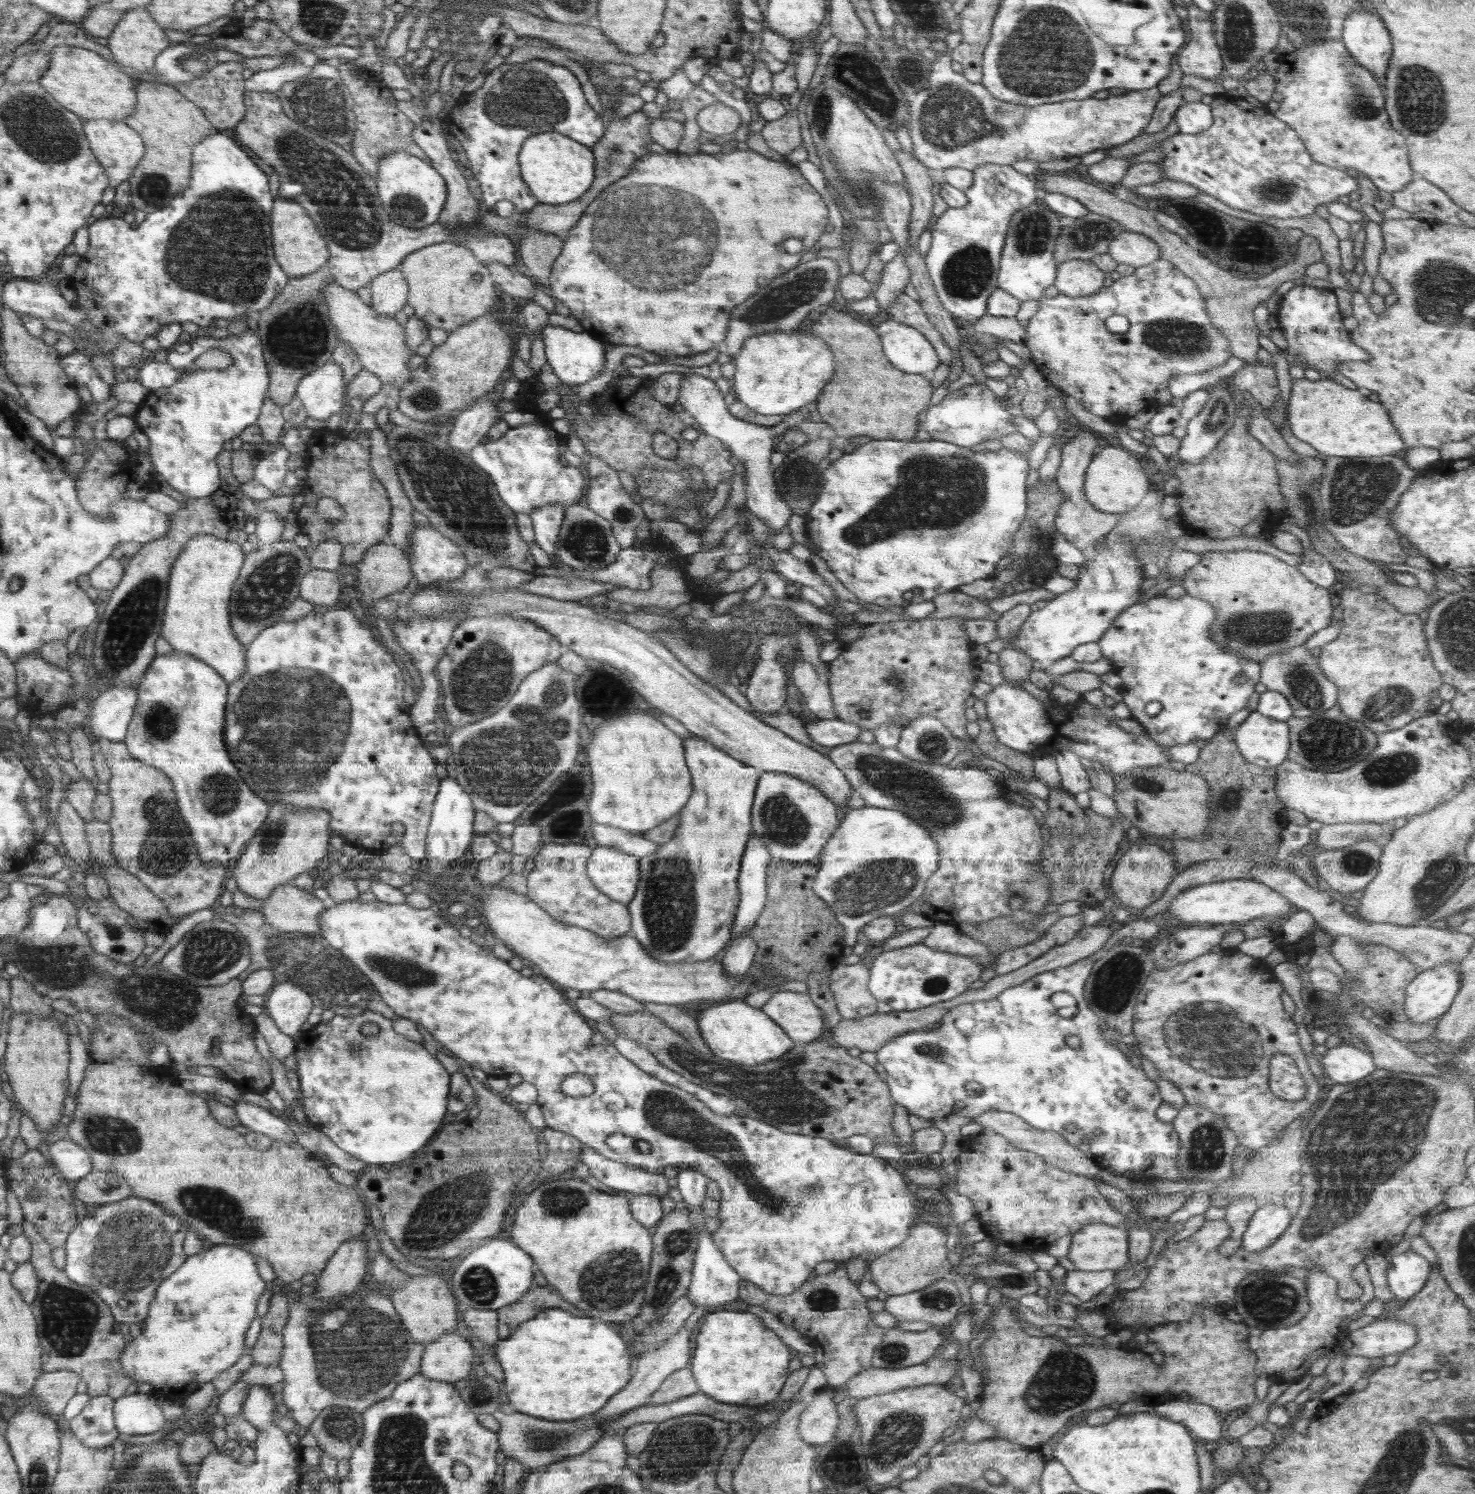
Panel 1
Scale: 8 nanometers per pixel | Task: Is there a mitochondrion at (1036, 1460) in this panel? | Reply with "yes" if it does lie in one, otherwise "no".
no

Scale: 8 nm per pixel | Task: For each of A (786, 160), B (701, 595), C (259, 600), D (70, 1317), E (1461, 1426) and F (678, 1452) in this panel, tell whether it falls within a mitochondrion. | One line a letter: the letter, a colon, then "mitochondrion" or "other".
A: other
B: other
C: mitochondrion
D: mitochondrion
E: other
F: mitochondrion

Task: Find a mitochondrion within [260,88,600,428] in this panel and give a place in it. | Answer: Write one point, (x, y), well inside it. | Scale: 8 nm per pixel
(345, 206)

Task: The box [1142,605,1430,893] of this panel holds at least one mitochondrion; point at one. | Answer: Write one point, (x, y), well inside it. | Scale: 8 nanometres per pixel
(1326, 743)

